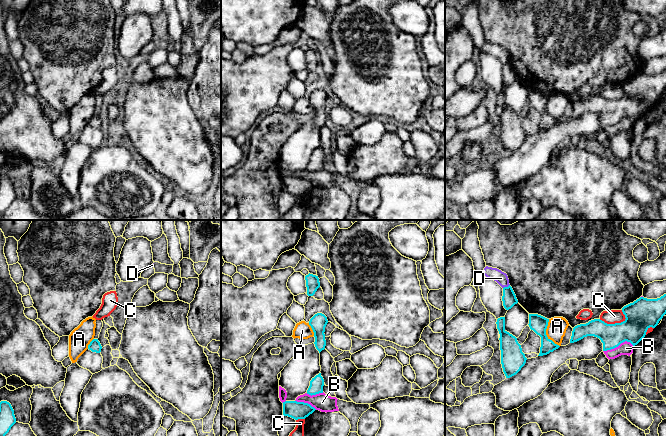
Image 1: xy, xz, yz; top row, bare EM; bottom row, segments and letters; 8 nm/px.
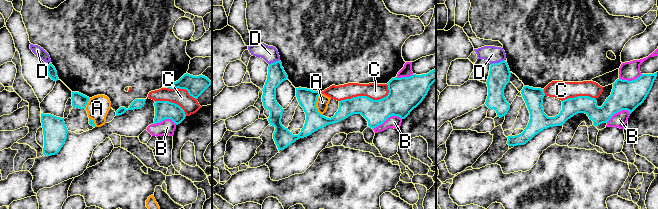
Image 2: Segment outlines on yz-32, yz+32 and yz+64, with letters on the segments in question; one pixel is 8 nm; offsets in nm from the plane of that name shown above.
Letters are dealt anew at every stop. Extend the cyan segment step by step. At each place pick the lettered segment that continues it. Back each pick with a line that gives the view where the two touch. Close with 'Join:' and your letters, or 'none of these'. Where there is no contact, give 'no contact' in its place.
Join: none of these

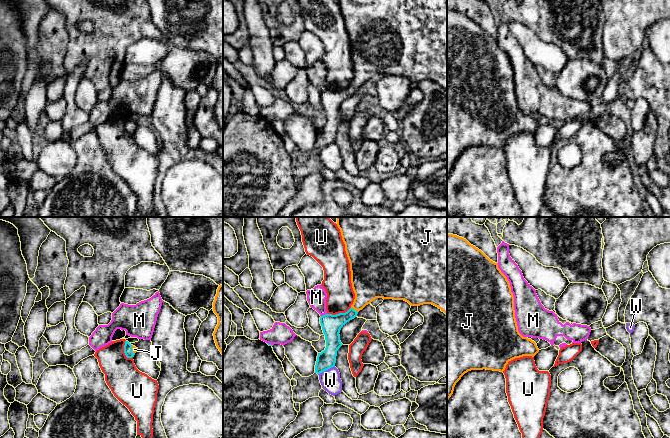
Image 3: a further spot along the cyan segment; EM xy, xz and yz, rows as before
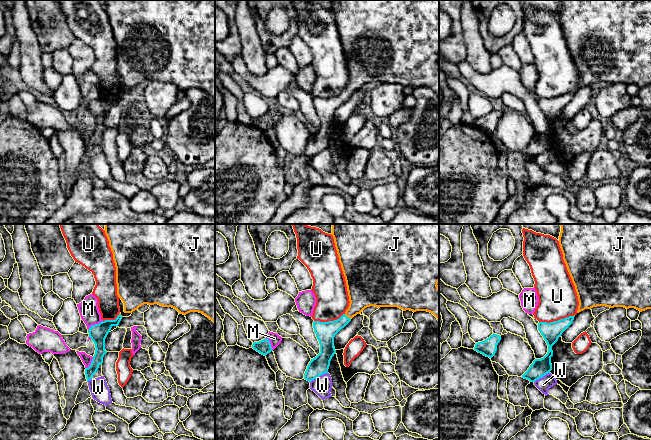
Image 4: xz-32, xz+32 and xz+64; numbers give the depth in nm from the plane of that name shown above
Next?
J: xz
Join: J

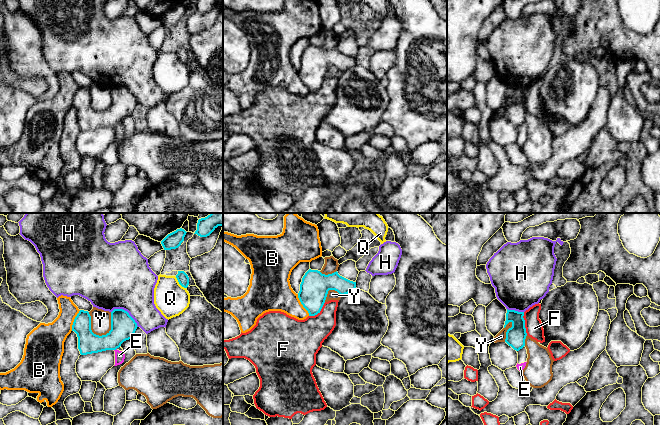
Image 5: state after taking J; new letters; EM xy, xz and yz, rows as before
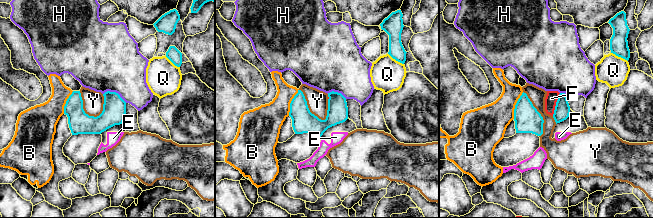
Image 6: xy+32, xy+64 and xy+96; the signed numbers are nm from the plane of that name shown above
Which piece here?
Join: none of these

